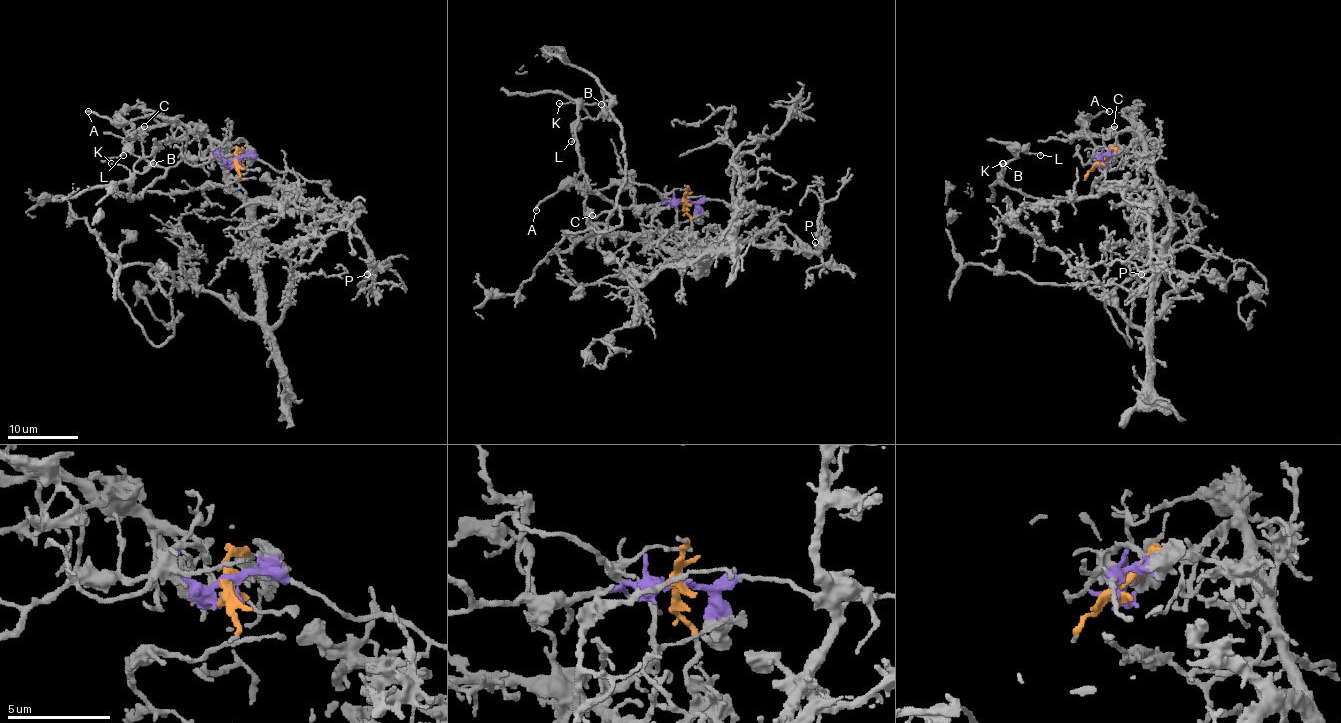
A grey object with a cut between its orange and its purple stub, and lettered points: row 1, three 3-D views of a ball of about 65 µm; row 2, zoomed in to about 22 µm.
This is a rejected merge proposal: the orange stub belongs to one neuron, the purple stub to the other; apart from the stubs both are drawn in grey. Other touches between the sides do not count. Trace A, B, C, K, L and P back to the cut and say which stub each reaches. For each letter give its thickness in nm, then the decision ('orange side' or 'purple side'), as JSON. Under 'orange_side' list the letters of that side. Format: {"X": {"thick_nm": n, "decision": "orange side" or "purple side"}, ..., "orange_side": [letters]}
{"A": {"thick_nm": 220, "decision": "purple side"}, "B": {"thick_nm": 240, "decision": "purple side"}, "C": {"thick_nm": 550, "decision": "purple side"}, "K": {"thick_nm": 120, "decision": "purple side"}, "L": {"thick_nm": 180, "decision": "purple side"}, "P": {"thick_nm": 260, "decision": "orange side"}, "orange_side": ["P"]}

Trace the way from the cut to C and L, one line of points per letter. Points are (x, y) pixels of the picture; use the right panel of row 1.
C: (1101, 161), (1103, 154), (1108, 168), (1117, 152), (1113, 125)
L: (1101, 161), (1103, 154), (1106, 170), (1085, 198), (1025, 196), (1002, 178), (1003, 168), (1023, 152), (1041, 155)

